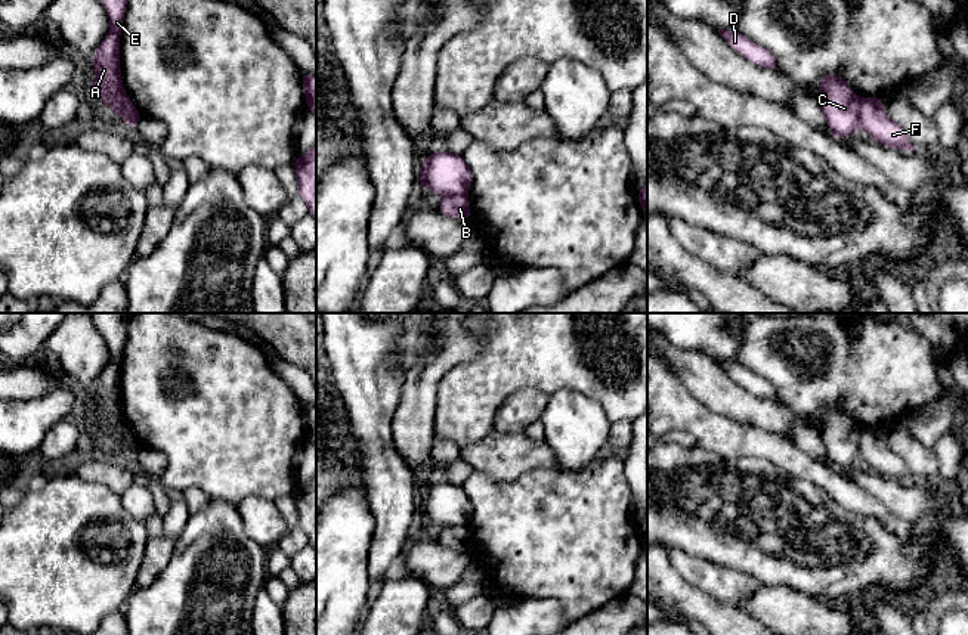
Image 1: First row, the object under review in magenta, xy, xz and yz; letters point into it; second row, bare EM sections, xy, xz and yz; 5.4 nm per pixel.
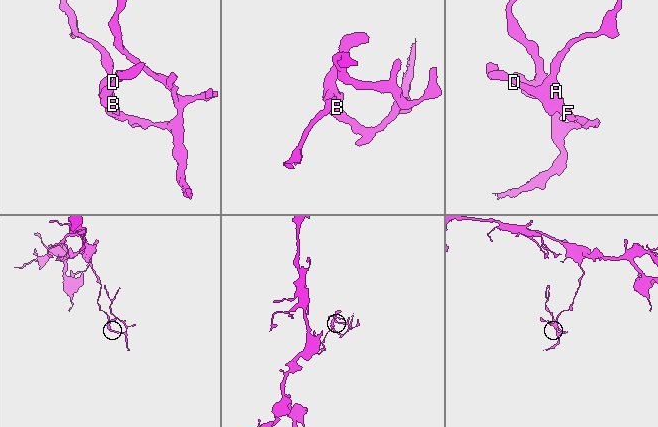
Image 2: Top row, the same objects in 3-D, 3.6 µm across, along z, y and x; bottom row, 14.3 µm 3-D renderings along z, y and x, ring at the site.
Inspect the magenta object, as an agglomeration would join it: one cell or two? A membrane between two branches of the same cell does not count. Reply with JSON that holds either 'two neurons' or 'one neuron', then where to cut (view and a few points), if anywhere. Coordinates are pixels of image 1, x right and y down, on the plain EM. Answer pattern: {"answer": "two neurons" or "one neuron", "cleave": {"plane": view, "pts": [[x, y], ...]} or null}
{"answer": "two neurons", "cleave": {"plane": "xy", "pts": [[136, 443], [126, 437], [120, 449]]}}

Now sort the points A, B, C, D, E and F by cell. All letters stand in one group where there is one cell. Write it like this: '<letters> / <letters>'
A C D E / B F

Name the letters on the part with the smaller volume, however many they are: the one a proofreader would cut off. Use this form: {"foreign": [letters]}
{"foreign": ["B", "F"]}

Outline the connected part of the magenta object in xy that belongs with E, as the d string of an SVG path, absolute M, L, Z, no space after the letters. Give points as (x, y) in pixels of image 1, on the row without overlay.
M90 313L99 332L108 344L111 359L105 369L96 378L95 387L90 390L95 409L89 419L90 428L100 430L108 436L118 449L121 449L124 439L132 437L136 446L124 453L136 461L142 444L123 419L121 399L120 399L120 366L124 356L124 344L127 337L129 313Z

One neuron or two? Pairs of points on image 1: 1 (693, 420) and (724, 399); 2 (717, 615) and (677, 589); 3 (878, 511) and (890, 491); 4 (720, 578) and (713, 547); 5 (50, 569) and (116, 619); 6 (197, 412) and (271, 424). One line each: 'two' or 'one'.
1: two
2: one
3: two
4: two
5: two
6: one

